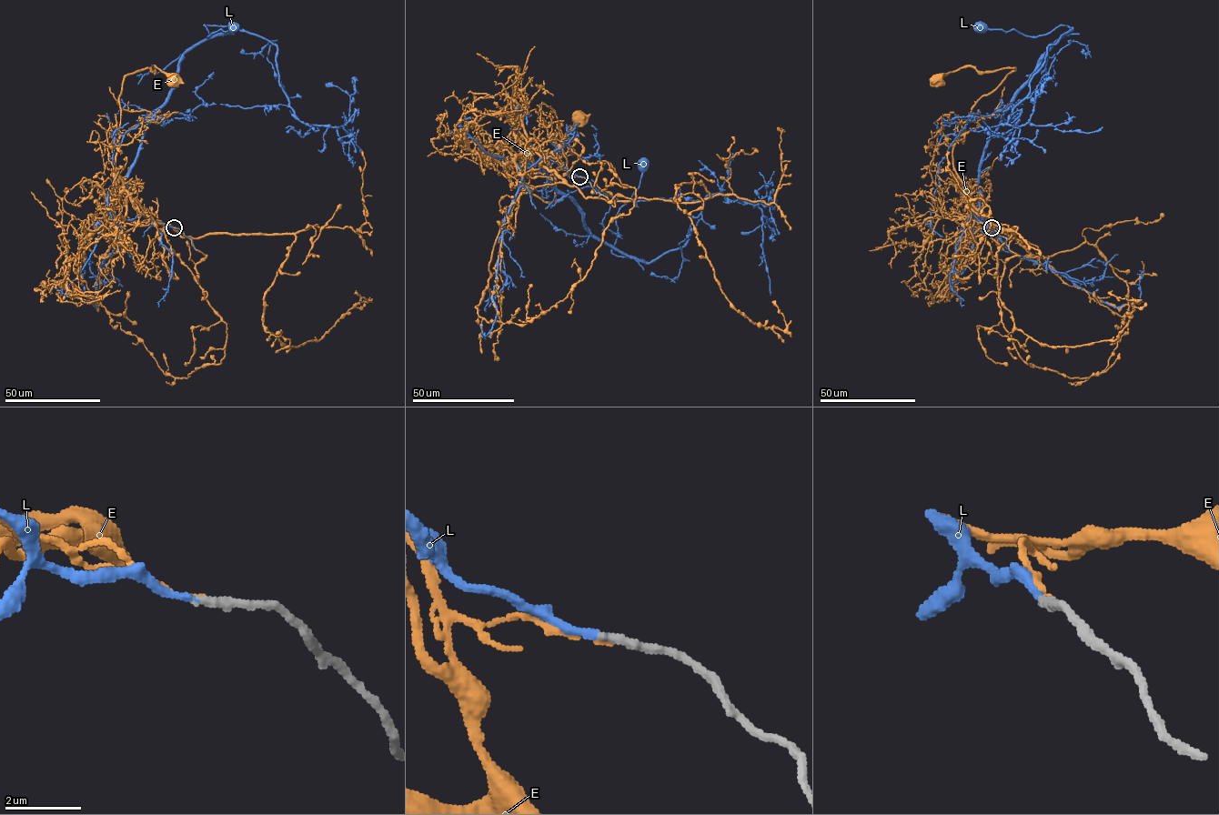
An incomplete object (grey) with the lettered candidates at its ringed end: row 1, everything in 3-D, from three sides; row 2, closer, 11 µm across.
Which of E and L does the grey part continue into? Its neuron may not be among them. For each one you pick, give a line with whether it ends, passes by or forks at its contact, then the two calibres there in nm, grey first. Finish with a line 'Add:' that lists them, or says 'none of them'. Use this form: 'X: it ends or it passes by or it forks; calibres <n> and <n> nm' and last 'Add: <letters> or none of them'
L: it ends; calibres 260 and 180 nm
Add: L

